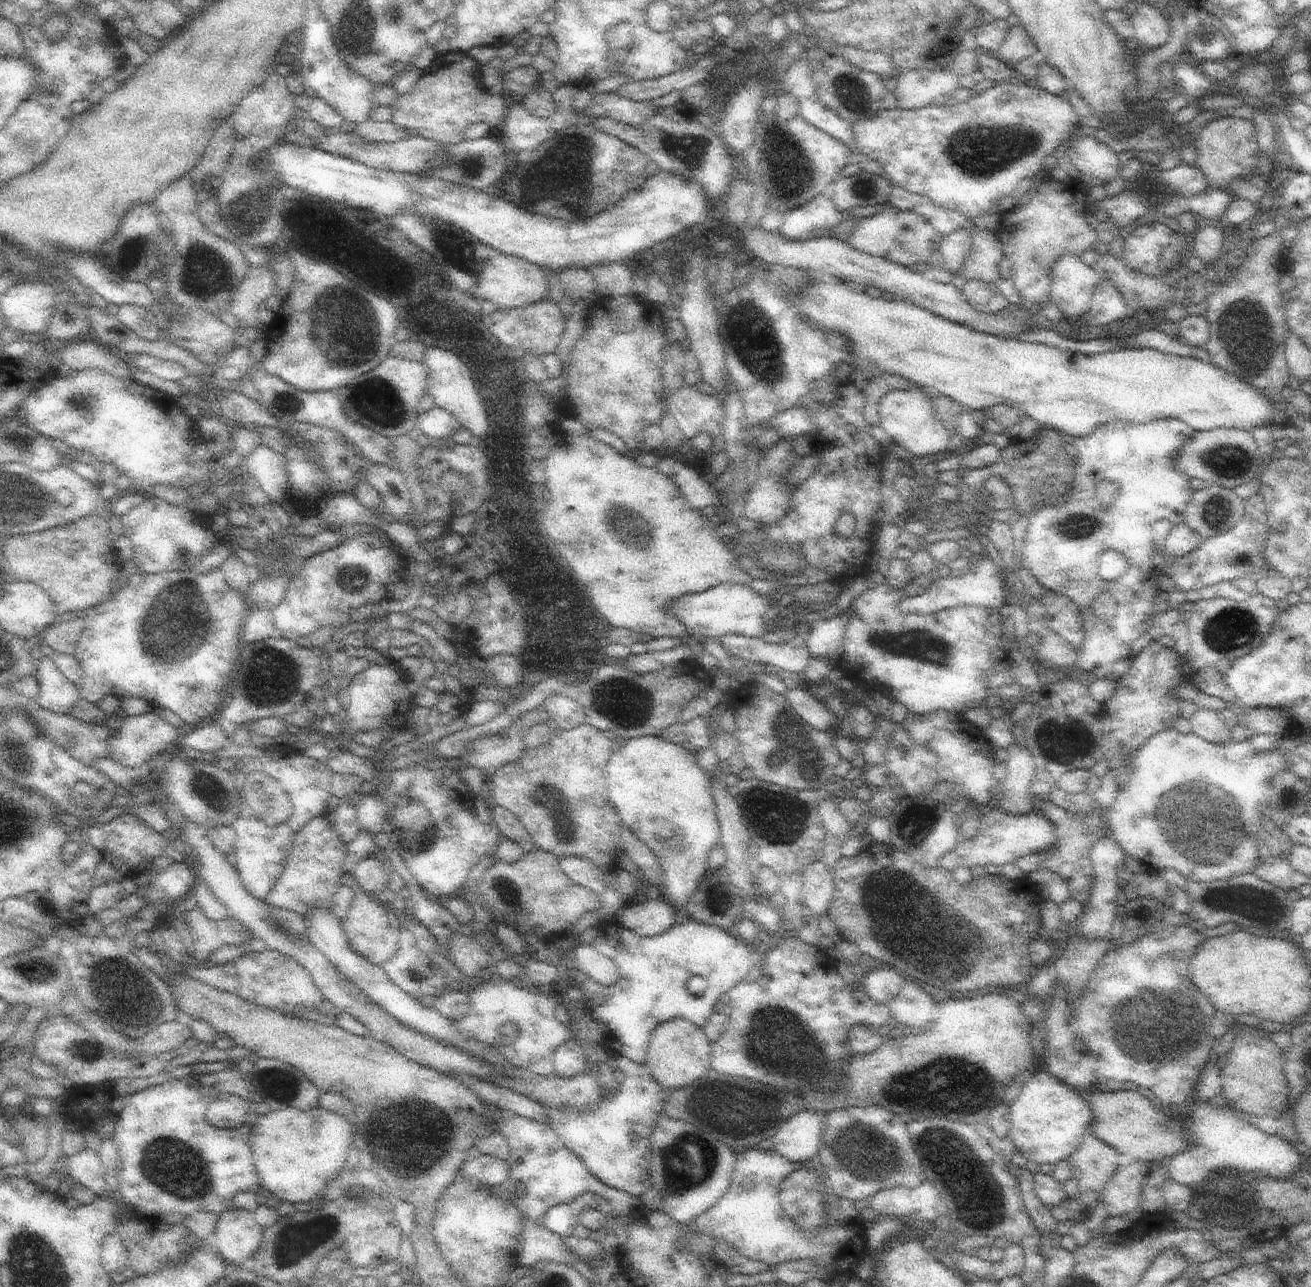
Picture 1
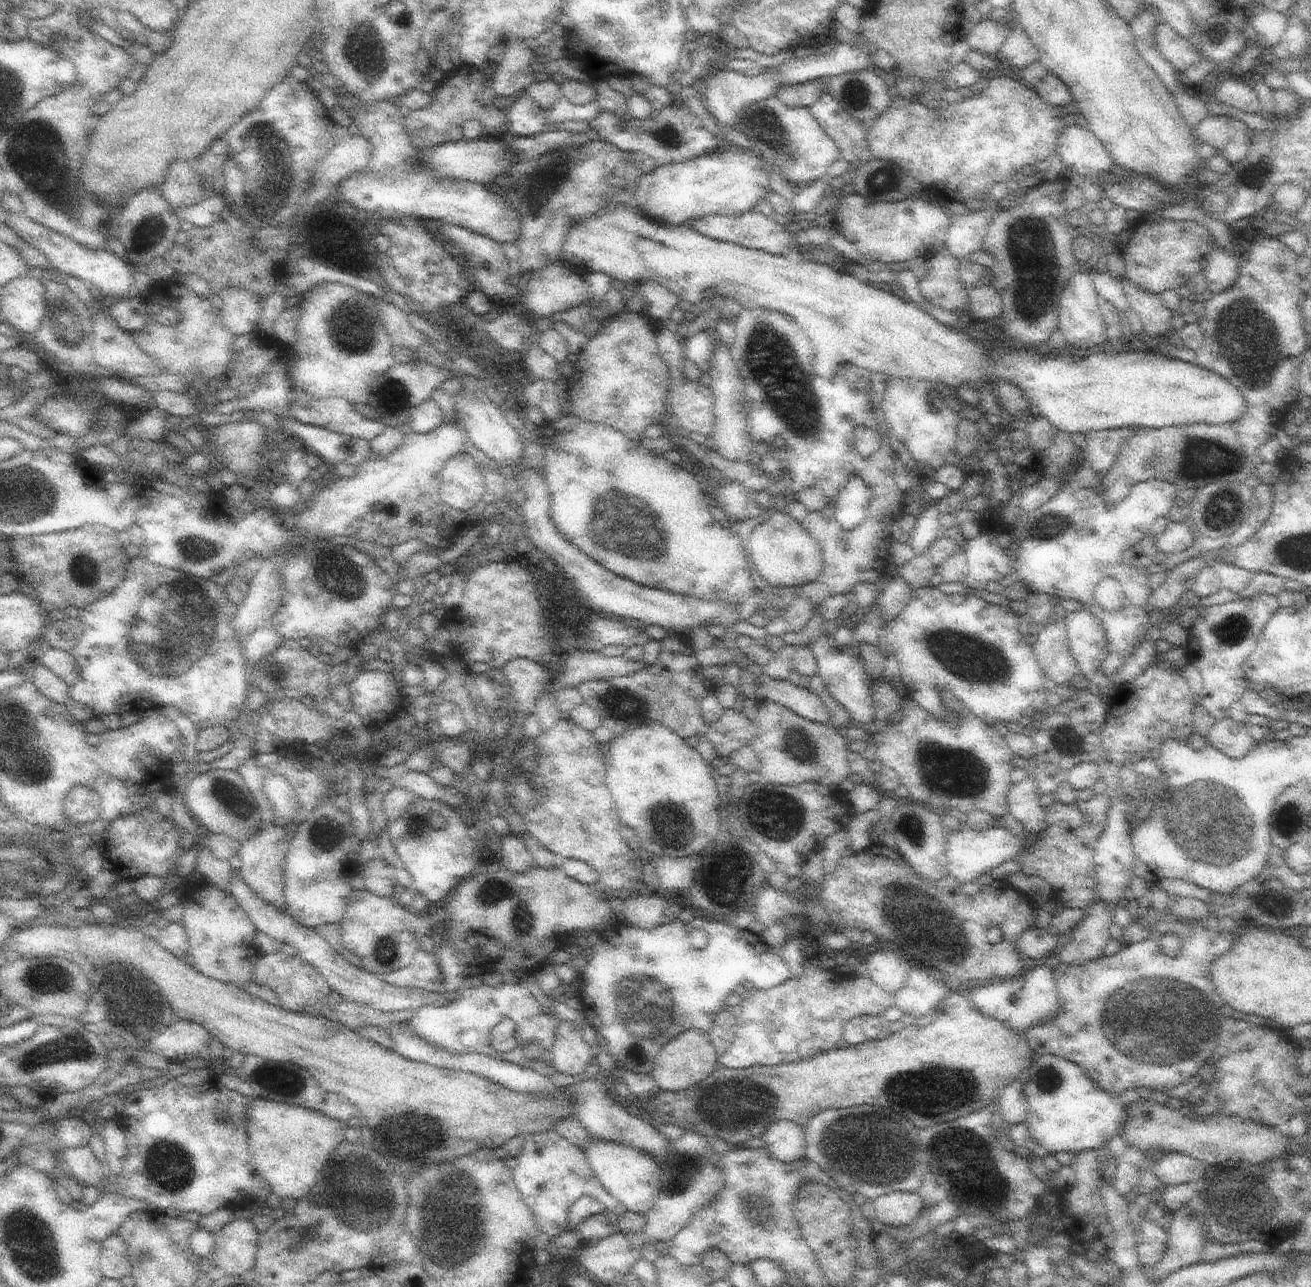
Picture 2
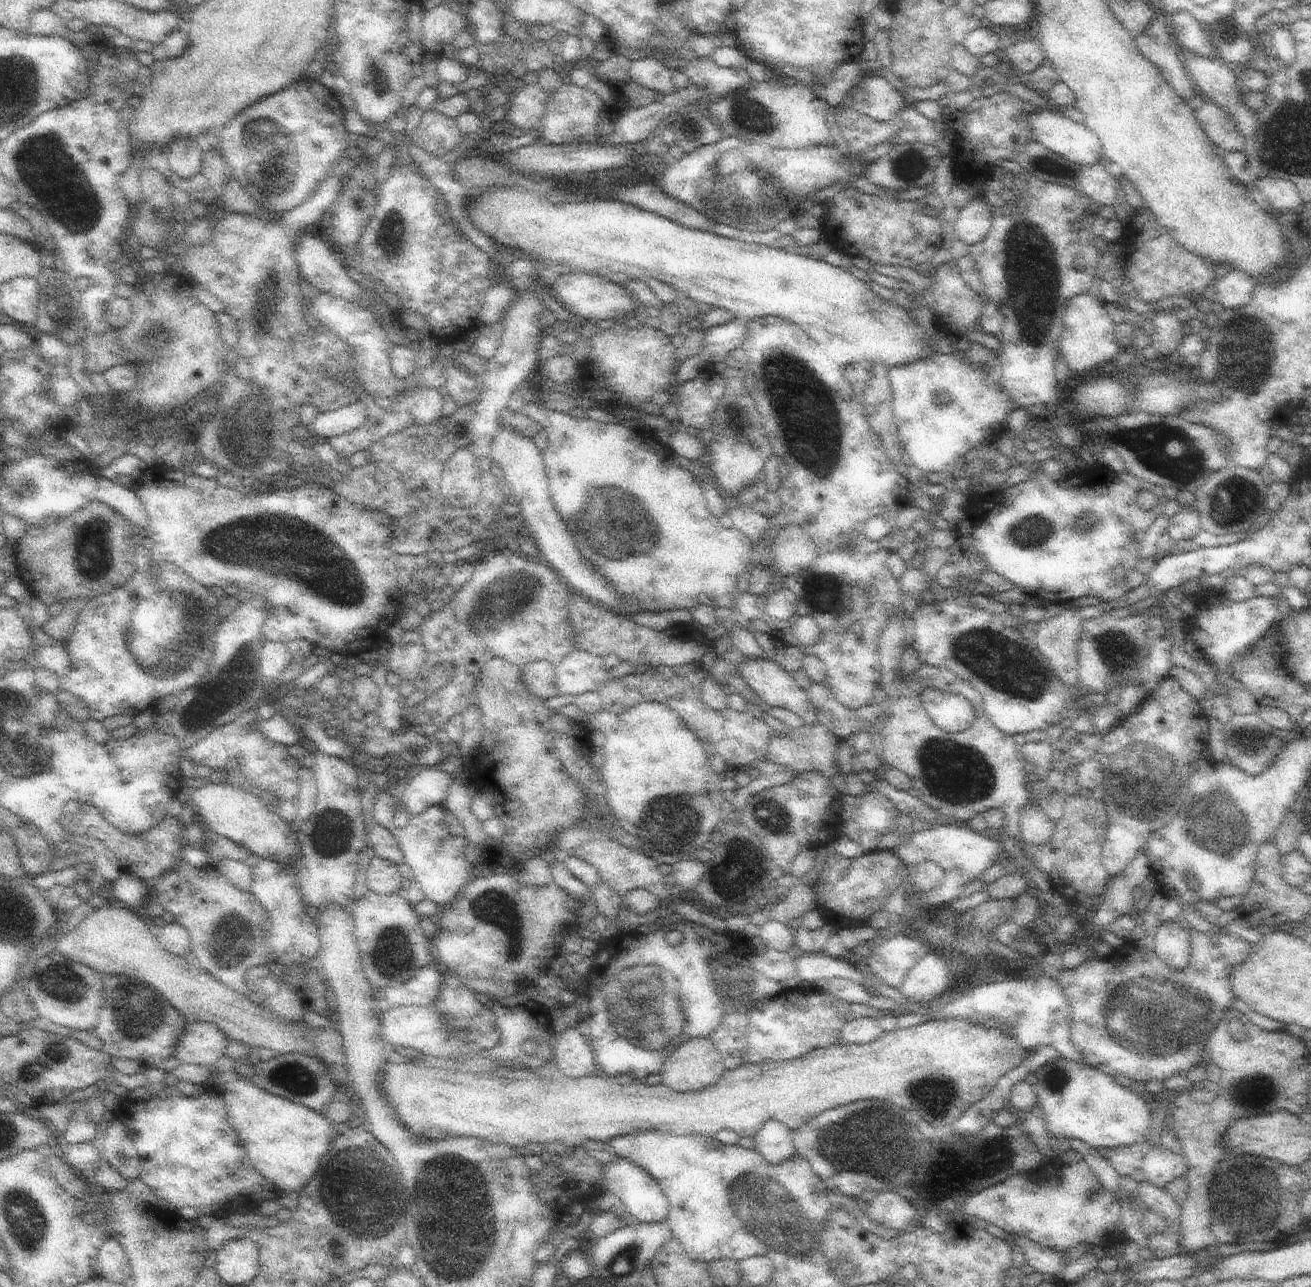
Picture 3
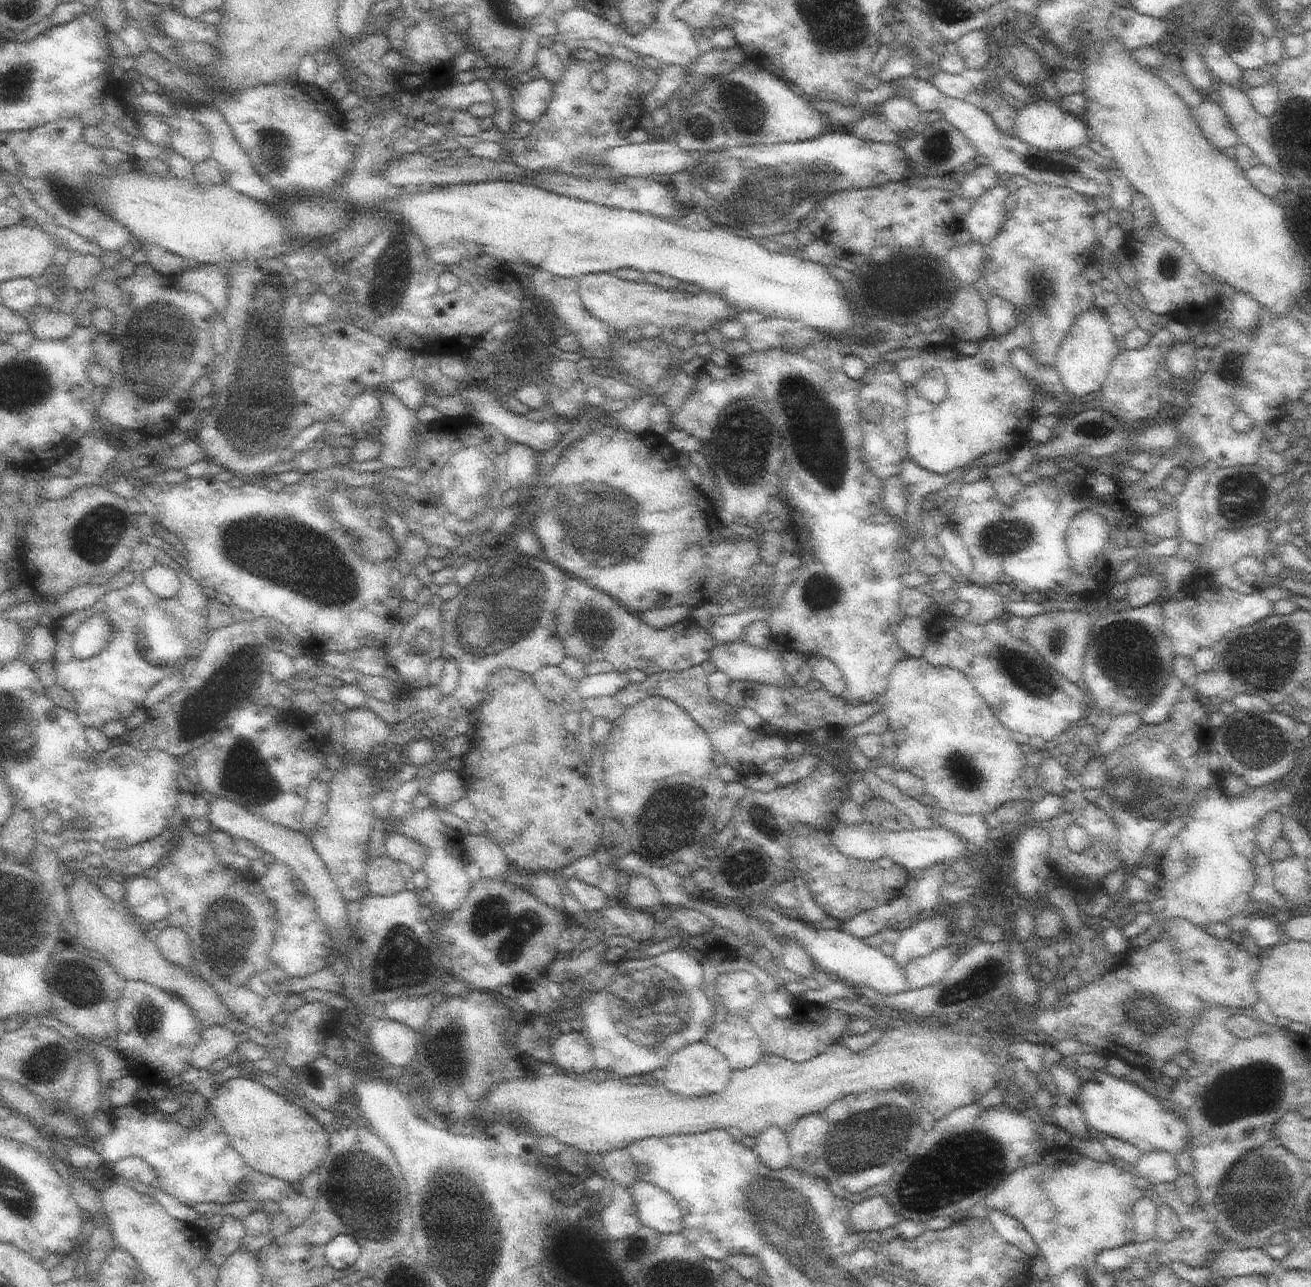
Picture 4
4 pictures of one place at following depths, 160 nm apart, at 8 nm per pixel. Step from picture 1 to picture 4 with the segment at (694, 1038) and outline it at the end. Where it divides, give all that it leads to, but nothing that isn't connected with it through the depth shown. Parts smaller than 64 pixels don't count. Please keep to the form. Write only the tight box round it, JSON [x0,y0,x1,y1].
[663,1041,734,1097]

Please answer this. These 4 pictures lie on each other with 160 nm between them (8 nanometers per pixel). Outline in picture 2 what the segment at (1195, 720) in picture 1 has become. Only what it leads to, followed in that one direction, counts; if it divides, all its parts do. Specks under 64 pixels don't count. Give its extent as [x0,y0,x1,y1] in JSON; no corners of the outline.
[1206,716,1258,759]

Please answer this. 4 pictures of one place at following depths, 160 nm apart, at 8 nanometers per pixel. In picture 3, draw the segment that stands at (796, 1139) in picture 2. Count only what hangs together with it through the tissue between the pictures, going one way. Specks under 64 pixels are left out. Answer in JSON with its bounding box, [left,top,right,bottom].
[754,1121,795,1165]

